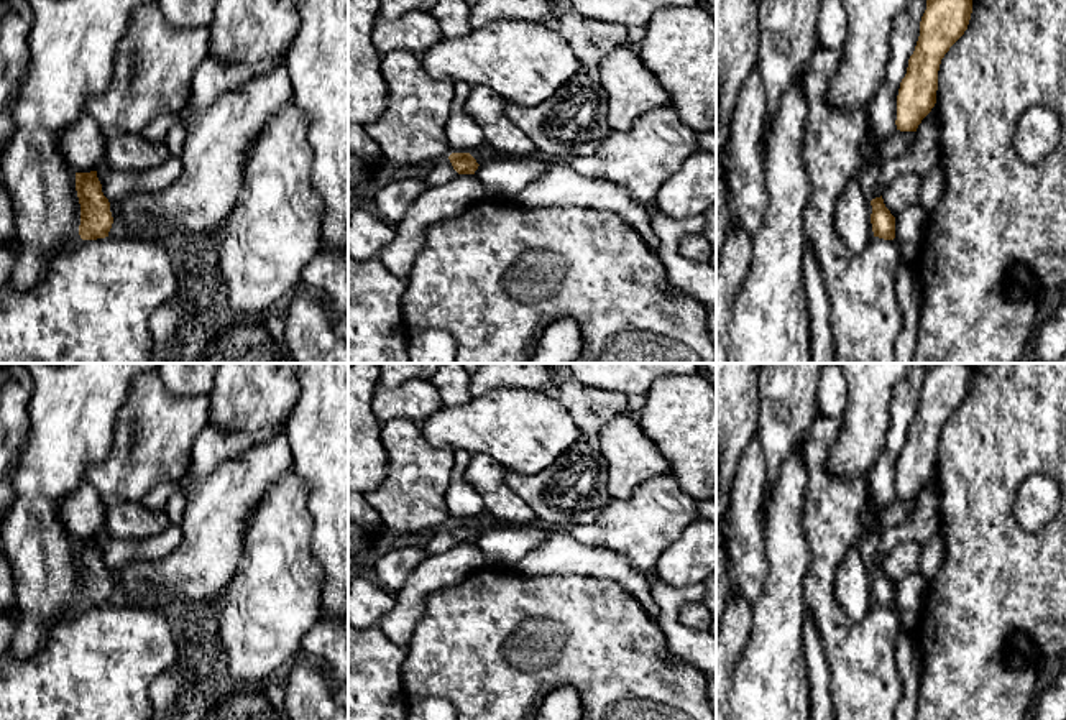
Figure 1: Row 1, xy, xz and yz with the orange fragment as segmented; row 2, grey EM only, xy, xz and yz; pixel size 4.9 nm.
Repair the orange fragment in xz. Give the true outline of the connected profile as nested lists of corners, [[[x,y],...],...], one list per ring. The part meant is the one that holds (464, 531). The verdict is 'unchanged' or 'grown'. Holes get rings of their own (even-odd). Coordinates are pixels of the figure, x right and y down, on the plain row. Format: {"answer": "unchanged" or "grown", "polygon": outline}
{"answer": "unchanged", "polygon": [[[452,521],[448,528],[458,542],[475,542],[480,534],[470,521]]]}

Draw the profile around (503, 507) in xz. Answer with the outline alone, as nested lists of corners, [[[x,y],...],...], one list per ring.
[[[471,454],[463,478],[485,501],[483,516],[493,526],[531,526],[537,523],[534,510],[504,482],[506,470],[486,454]]]

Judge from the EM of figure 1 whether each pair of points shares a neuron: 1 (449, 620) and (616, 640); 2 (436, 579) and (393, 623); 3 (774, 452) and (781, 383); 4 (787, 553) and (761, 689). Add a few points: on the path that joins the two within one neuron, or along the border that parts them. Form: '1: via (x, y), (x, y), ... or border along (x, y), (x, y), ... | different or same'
1: via (490, 609), (575, 607) | same
2: via (424, 587), (404, 612) | same
3: via (779, 436), (781, 400) | same
4: via (784, 587), (777, 612), (774, 655) | same

